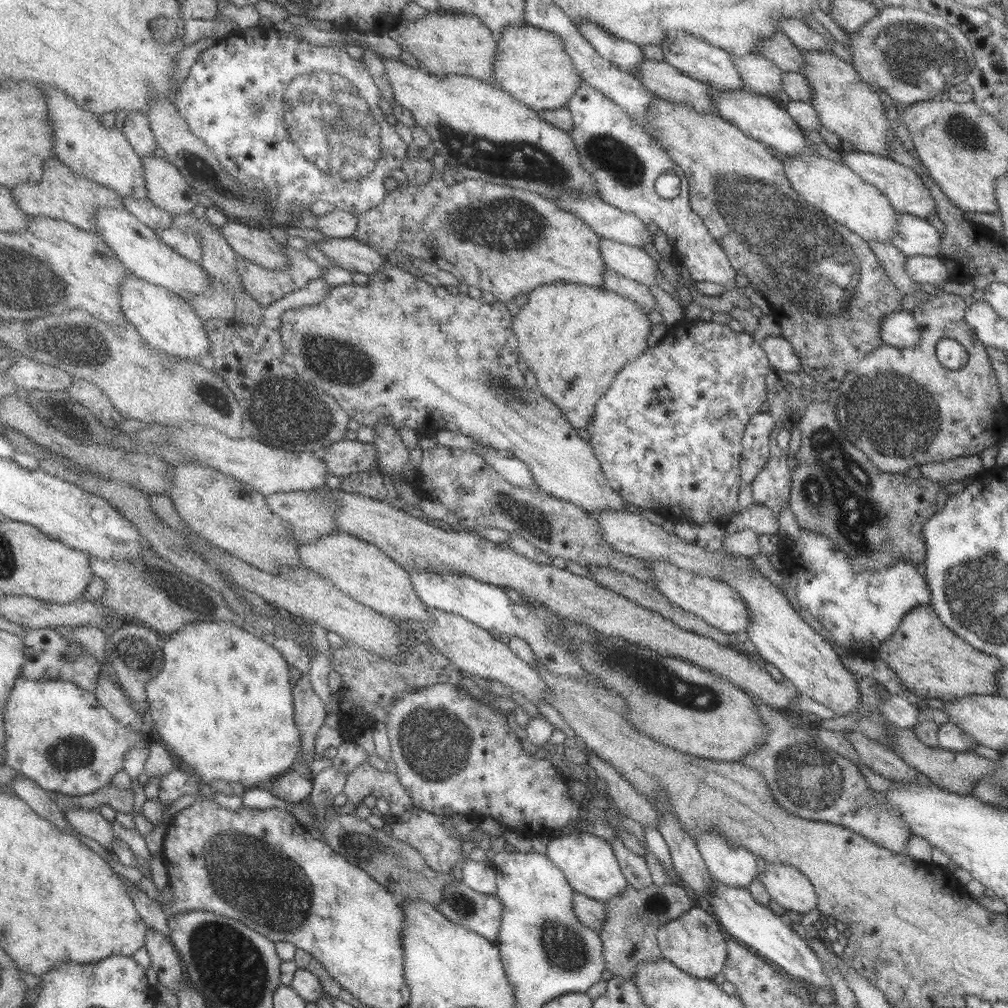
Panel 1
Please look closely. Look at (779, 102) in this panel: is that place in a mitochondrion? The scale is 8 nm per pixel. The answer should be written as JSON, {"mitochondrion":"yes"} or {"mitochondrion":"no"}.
{"mitochondrion":"no"}

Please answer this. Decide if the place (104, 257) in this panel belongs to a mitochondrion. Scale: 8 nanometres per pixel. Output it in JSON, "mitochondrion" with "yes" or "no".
{"mitochondrion":"no"}

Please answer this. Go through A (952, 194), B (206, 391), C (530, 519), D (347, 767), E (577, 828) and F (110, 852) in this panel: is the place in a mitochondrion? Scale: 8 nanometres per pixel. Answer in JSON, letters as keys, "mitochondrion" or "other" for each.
{"A":"other","B":"mitochondrion","C":"mitochondrion","D":"other","E":"other","F":"other"}

